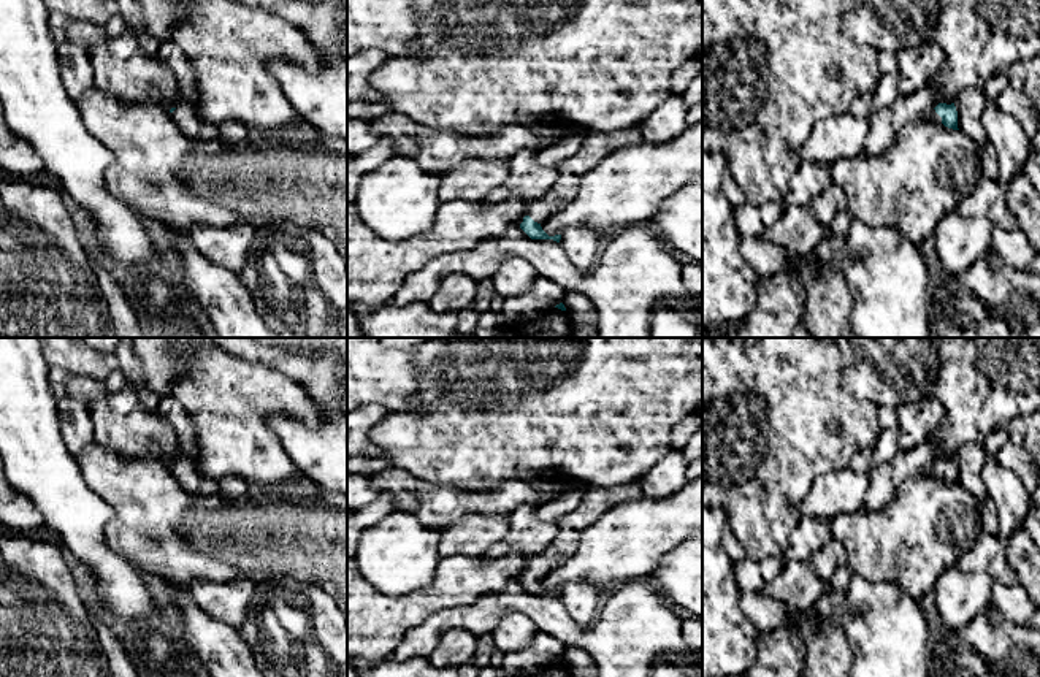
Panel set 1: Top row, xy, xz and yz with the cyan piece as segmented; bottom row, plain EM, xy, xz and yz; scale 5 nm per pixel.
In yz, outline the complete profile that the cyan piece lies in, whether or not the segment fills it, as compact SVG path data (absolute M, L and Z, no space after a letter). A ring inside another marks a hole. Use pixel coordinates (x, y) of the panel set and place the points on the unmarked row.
M939 458L935 463L935 468L942 472L942 479L948 484L959 485L958 484L958 466L954 458Z

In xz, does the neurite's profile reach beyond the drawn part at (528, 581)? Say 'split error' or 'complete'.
complete

